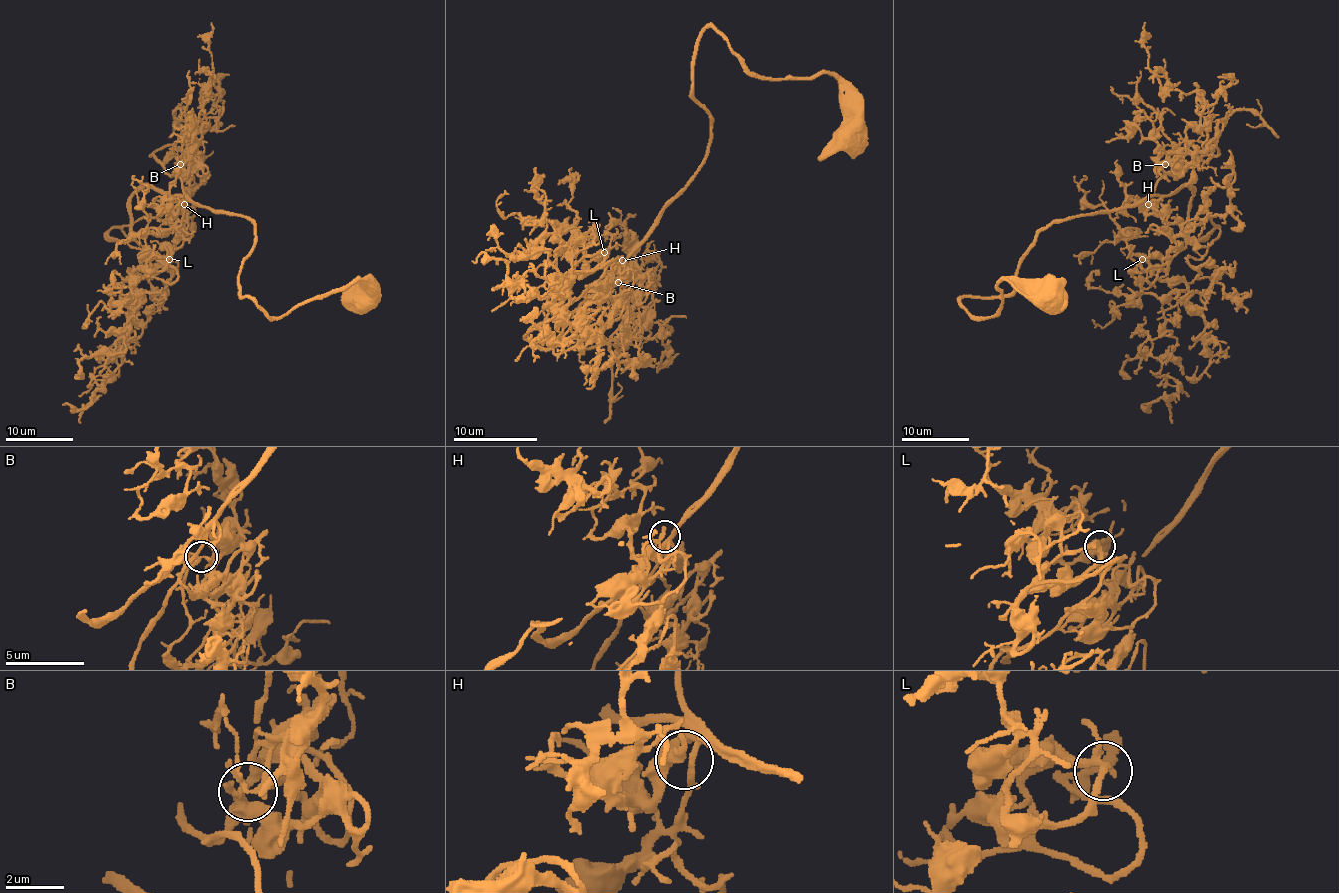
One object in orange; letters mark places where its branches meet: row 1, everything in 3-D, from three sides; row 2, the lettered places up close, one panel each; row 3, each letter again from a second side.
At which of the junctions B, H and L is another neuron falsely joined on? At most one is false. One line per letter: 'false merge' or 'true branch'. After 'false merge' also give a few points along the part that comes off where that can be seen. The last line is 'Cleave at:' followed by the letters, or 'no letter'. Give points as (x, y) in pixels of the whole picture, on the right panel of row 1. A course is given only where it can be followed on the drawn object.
B: false merge; course (1165, 164), (1166, 145), (1187, 150), (1205, 160), (1220, 133), (1222, 122), (1236, 110), (1253, 110), (1278, 137)
H: true branch
L: true branch
Cleave at: B

